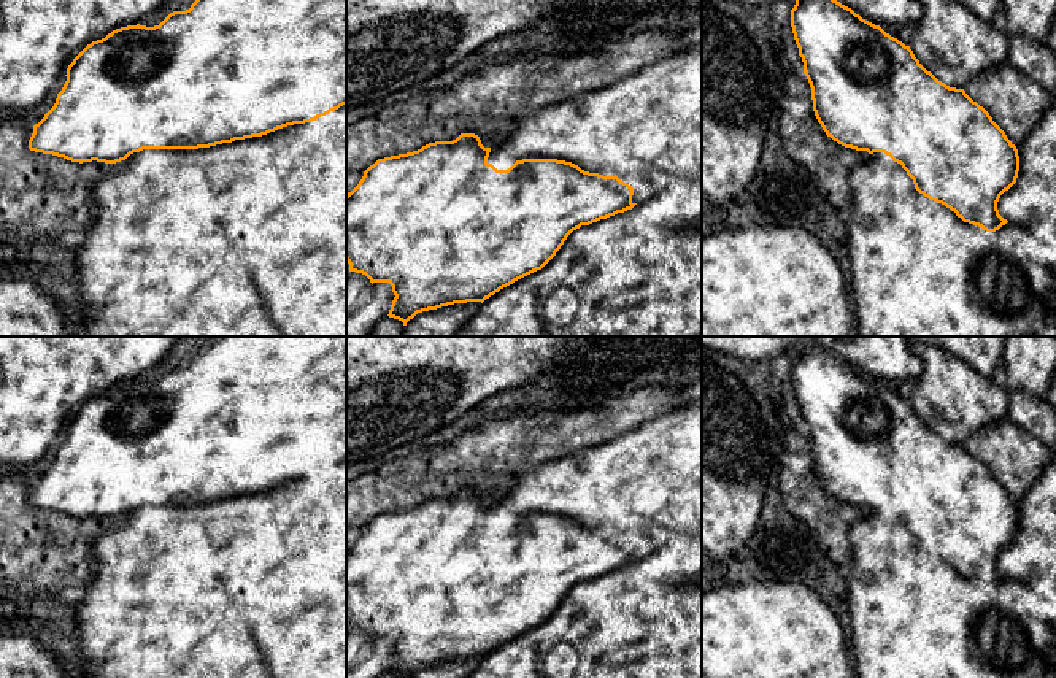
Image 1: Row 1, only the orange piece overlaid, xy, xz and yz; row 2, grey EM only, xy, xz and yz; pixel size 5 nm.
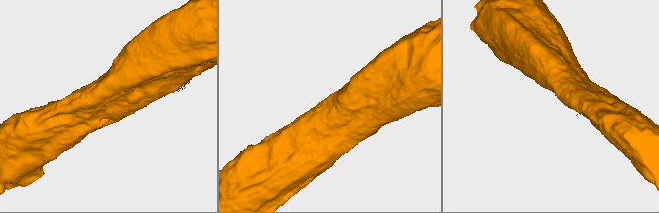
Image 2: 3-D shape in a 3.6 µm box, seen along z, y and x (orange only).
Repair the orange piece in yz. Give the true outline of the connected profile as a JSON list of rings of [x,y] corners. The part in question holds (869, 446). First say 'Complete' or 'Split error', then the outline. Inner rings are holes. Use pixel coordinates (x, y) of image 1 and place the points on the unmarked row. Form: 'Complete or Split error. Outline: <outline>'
Complete. Outline: [[[819,348],[796,352],[791,383],[811,443],[813,467],[827,492],[856,507],[884,508],[902,521],[919,549],[945,561],[964,578],[986,587],[996,587],[1008,578],[999,570],[997,557],[1016,538],[1018,505],[989,468],[964,445],[938,437],[919,419],[910,402]]]

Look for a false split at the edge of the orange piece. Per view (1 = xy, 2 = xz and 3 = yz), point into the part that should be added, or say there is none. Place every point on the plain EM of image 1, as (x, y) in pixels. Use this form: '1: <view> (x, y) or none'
1: none
2: none
3: none

